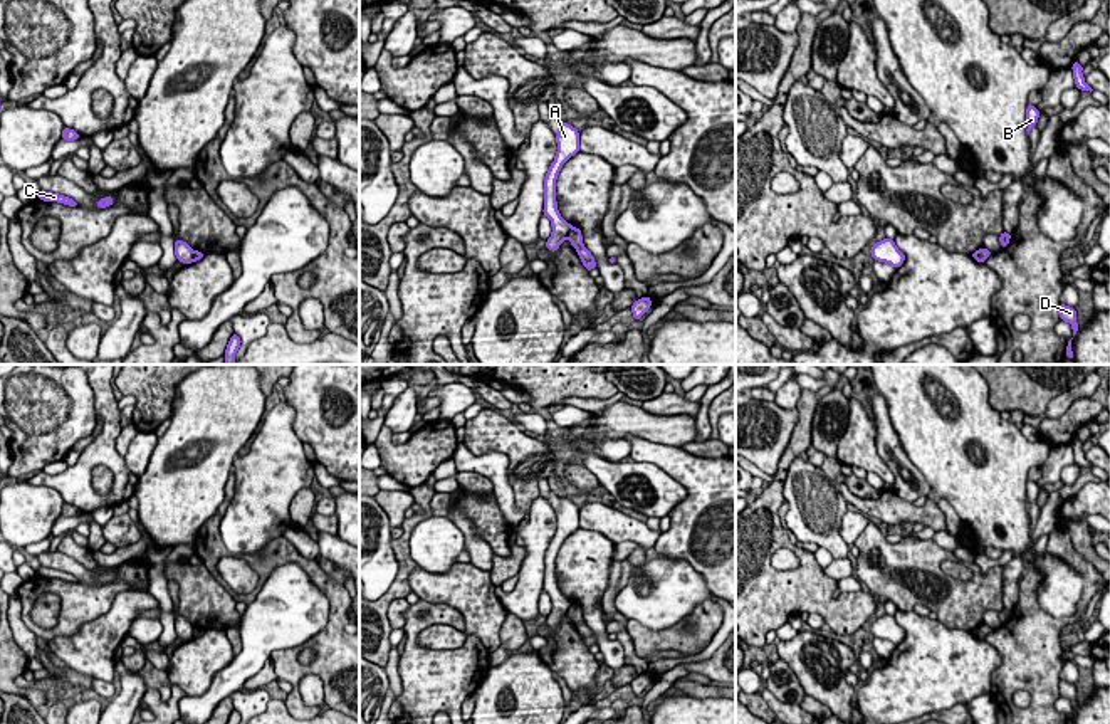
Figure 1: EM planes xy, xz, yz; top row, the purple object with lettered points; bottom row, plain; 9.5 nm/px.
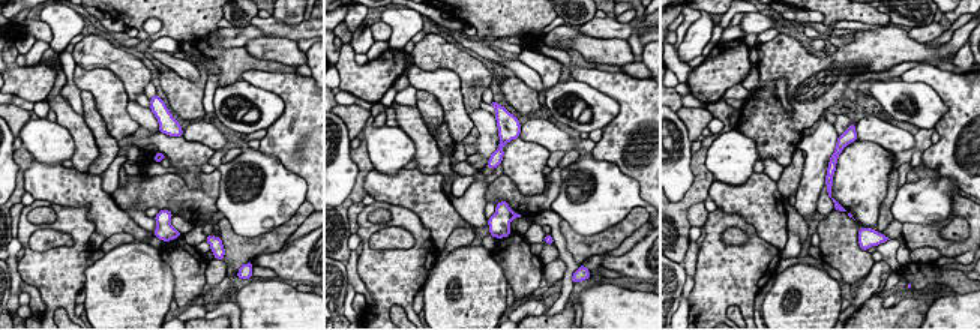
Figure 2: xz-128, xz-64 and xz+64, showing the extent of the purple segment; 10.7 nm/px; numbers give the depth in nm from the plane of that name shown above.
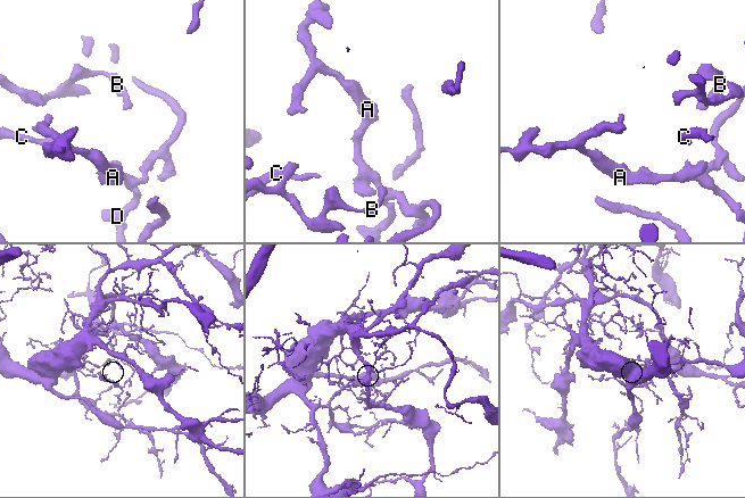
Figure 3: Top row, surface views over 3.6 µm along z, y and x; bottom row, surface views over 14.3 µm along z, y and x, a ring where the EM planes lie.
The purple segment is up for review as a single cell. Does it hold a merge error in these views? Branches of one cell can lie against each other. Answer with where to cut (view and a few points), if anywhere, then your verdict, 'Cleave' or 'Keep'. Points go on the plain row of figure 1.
Split along xz (571, 602), (565, 613). Cleave

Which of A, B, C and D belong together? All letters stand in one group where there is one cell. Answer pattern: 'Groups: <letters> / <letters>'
Groups: A / B C D

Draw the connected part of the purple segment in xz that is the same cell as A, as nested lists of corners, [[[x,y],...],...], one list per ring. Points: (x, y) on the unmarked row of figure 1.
[[[559,497],[559,507],[556,511],[558,527],[554,538],[551,539],[546,554],[544,554],[544,585],[542,590],[551,596],[551,613],[546,616],[546,625],[556,628],[559,622],[566,616],[571,600],[568,600],[559,586],[556,578],[556,556],[563,541],[579,529],[579,507],[569,499]]]

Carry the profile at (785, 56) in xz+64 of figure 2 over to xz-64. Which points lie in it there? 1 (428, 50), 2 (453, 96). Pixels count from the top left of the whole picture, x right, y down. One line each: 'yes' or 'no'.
1: yes
2: no

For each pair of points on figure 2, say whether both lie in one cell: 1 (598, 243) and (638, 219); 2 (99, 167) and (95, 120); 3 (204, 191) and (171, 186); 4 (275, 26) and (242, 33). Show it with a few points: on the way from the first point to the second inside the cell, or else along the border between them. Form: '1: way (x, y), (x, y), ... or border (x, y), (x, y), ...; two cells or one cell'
1: way (608, 240), (628, 227); one cell
2: way (104, 155), (104, 140), (99, 132); one cell
3: way (197, 194), (179, 194); one cell
4: border (248, 24), (252, 24), (264, 35); two cells

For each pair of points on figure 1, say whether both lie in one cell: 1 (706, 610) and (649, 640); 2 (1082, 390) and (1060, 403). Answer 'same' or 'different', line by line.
1: same
2: same

